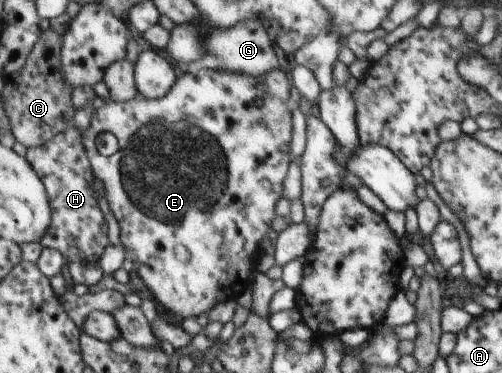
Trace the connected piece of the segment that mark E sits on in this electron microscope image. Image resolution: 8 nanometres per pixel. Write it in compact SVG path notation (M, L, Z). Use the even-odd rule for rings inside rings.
M279 67L259 77L226 69L200 69L196 73L182 72L164 98L149 99L139 94L130 102L113 102L94 110L90 126L83 131L85 147L93 164L93 171L104 184L106 199L118 222L120 241L125 248L127 258L138 267L139 276L155 296L154 300L162 304L168 315L174 314L181 321L192 316L197 317L210 312L216 304L224 300L233 298L238 300L242 293L252 290L251 277L254 272L260 272L256 264L262 256L260 242L262 238L268 236L272 228L272 220L276 218L276 204L284 194L284 180L289 176L289 168L293 164L290 152L293 137L293 104L290 100L292 86L292 81L288 80L286 72L280 70ZM102 132L110 132L118 140L119 149L113 155L102 156L94 143Z

